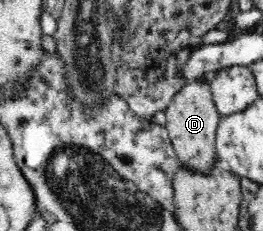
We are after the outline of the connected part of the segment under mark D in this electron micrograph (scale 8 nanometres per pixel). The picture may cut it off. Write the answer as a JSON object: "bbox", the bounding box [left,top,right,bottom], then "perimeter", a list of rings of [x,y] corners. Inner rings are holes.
{"bbox":[165,80,221,173],"perimeter":[[[205,80],[187,82],[176,94],[165,109],[166,129],[181,166],[198,173],[209,173],[215,163],[217,125],[221,115],[213,102],[210,85]]]}

